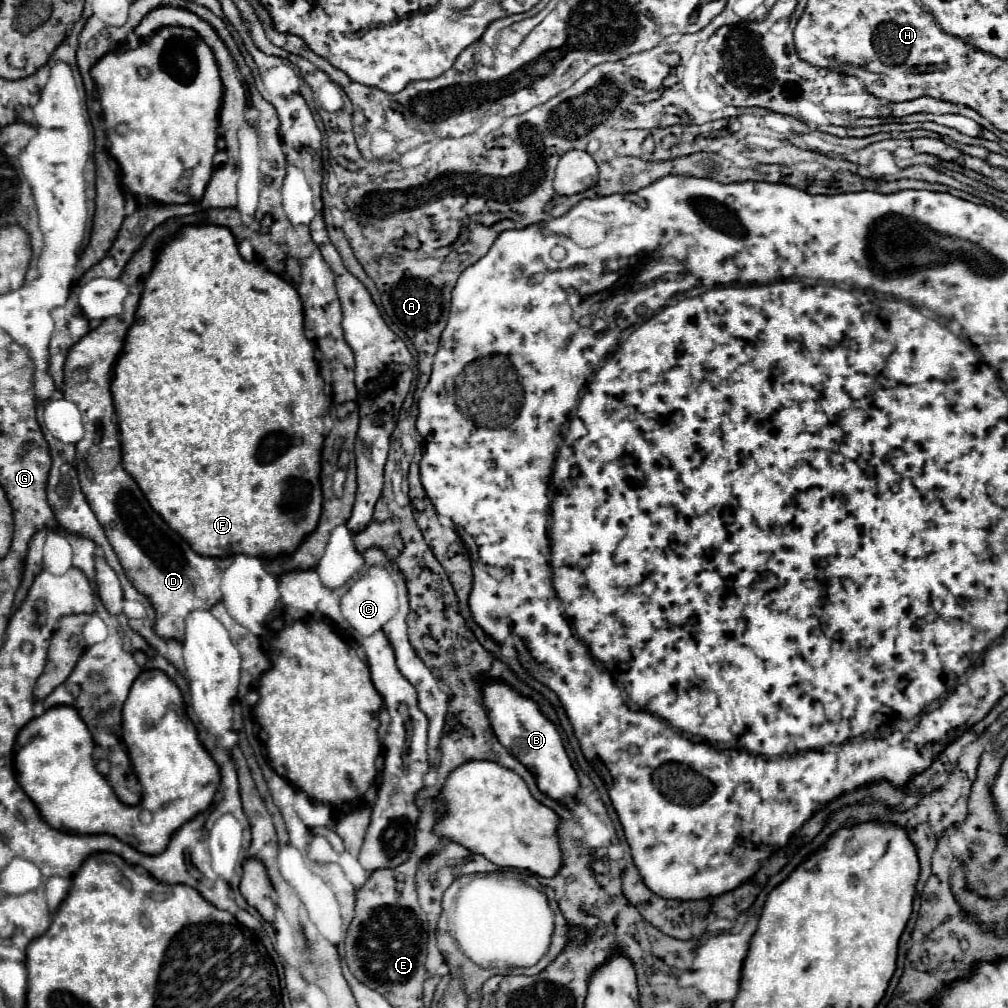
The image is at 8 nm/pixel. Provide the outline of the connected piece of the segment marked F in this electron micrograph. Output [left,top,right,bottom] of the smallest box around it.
[112,224,328,558]

